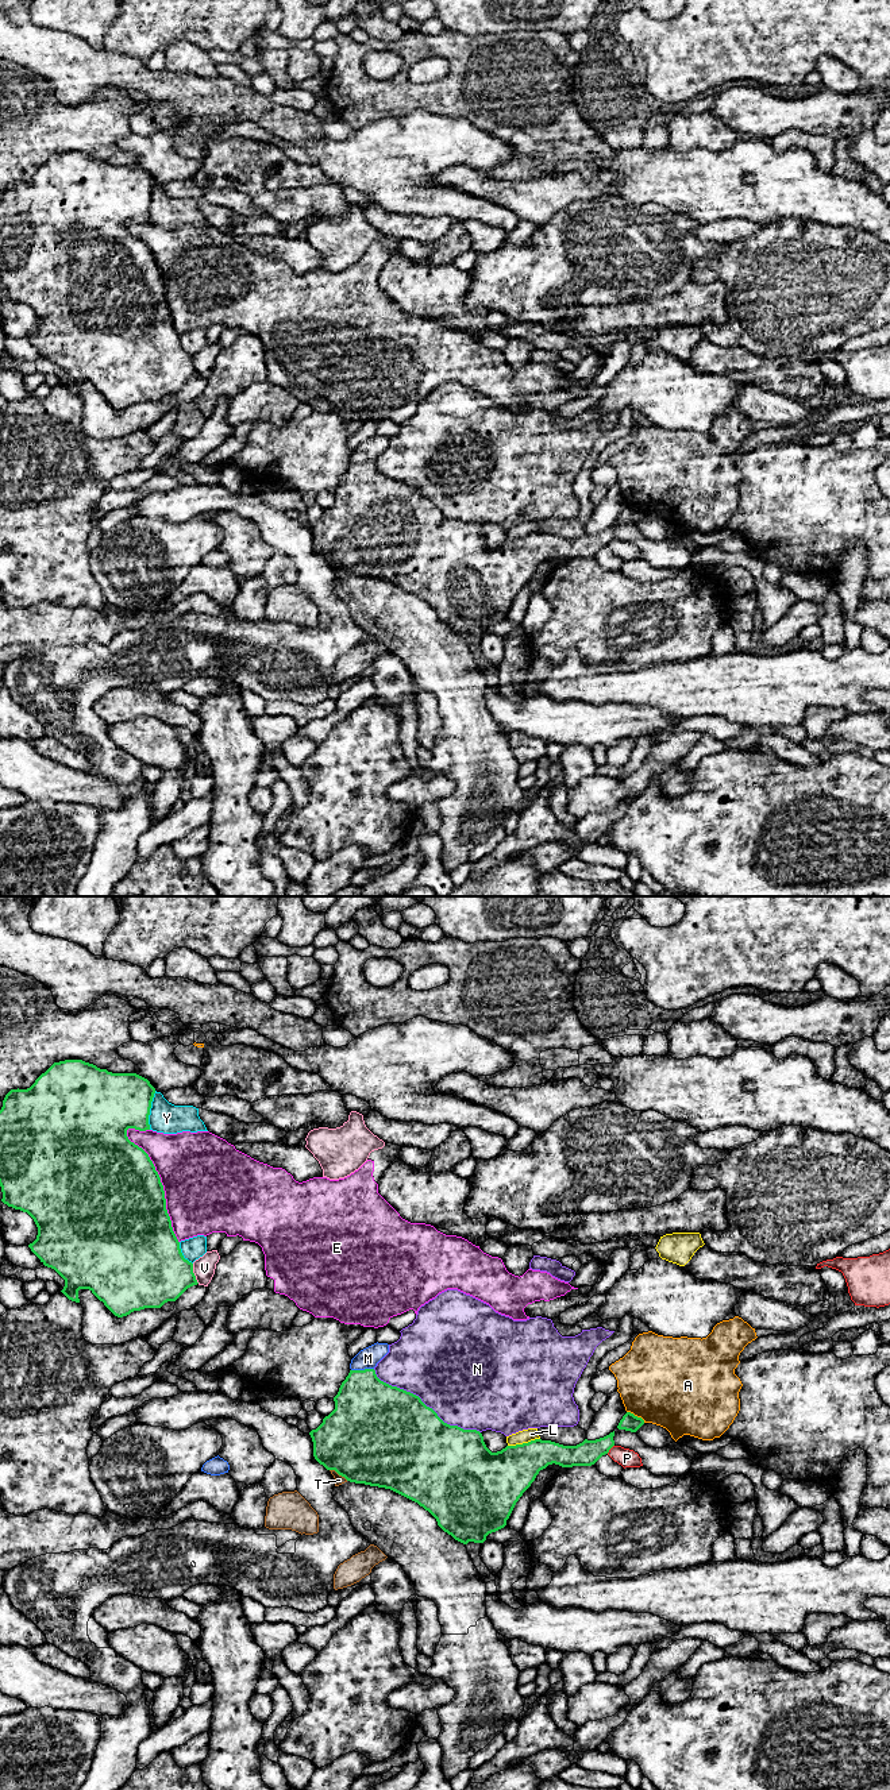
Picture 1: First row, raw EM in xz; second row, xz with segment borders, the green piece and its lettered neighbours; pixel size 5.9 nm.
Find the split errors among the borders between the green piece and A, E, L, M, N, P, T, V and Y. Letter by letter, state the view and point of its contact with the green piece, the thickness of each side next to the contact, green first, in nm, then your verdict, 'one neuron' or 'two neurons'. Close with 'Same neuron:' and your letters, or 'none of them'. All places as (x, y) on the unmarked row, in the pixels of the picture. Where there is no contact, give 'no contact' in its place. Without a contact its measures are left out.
A: xz (636, 509) | 100/480 nm | two neurons
E: xz (161, 277) | 500/480 nm | two neurons
L: xz (523, 536) | 320/80 nm | two neurons
M: xz (362, 463) | 400/130 nm | two neurons
N: xz (424, 497) | 500/480 nm | two neurons
P: xz (611, 540) | 150/110 nm | two neurons
T: xz (339, 567) | 500/60 nm | two neurons
V: xz (193, 366) | 420/130 nm | two neurons
Y: xz (149, 203) | 380/180 nm | two neurons
Same neuron: none of them

